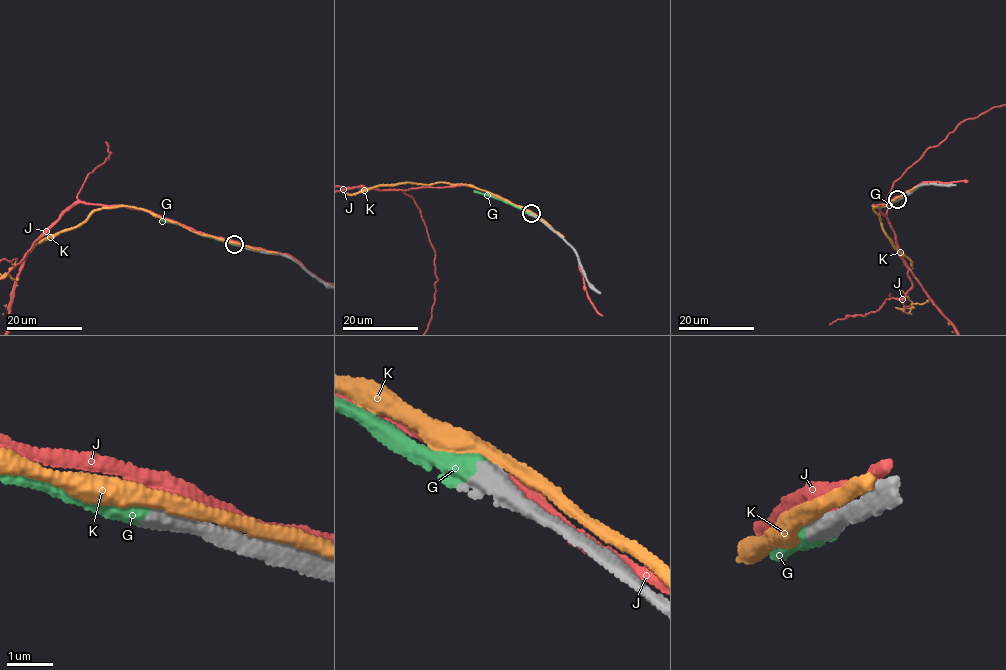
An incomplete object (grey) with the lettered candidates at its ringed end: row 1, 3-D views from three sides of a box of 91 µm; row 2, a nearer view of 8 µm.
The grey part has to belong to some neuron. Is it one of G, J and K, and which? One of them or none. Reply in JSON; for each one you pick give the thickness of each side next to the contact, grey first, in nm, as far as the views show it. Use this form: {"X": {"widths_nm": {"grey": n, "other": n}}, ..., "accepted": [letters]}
{"G": {"widths_nm": {"grey": 550, "other": 550}}, "accepted": ["G"]}

